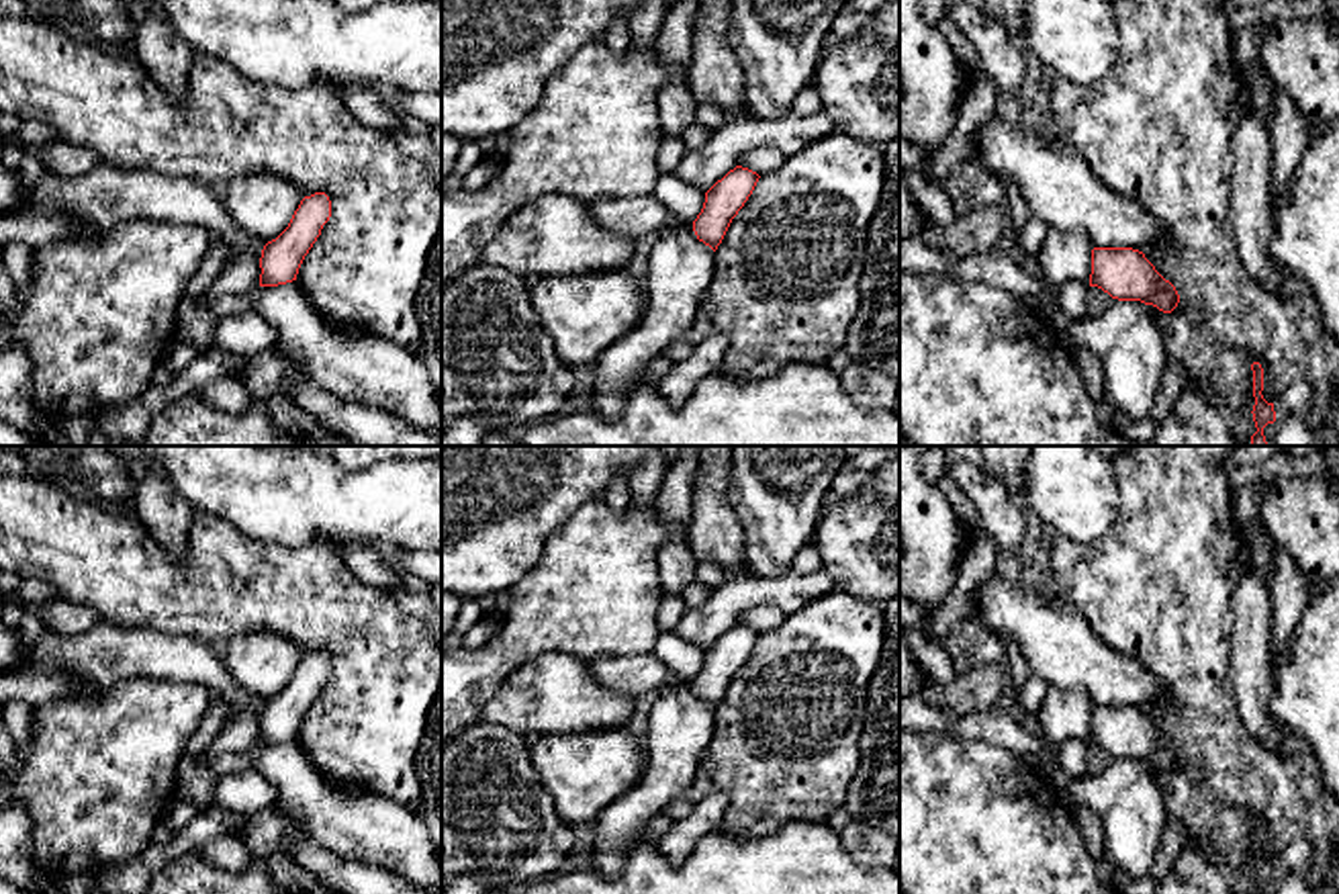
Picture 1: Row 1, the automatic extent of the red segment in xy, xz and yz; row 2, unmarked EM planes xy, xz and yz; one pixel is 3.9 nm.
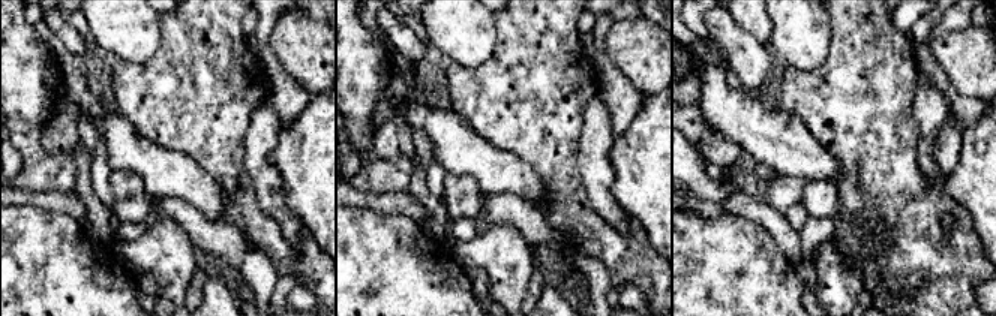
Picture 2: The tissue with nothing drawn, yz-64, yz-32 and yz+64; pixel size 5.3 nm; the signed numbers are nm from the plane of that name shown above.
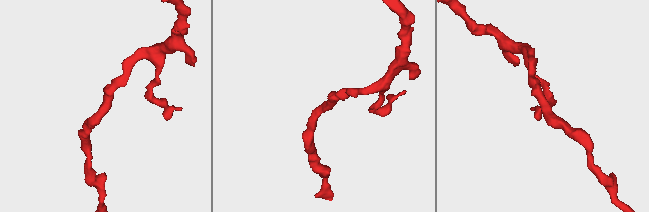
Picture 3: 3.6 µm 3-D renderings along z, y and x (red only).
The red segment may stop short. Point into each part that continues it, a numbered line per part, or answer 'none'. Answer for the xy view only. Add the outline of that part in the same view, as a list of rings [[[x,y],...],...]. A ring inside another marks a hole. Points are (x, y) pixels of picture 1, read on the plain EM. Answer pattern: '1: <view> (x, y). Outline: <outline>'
none

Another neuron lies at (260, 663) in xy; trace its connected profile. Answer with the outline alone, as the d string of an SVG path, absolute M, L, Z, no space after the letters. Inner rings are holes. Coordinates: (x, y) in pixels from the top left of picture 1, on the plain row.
M260 630L227 638L221 657L239 689L268 702L288 685L305 655L292 640Z

